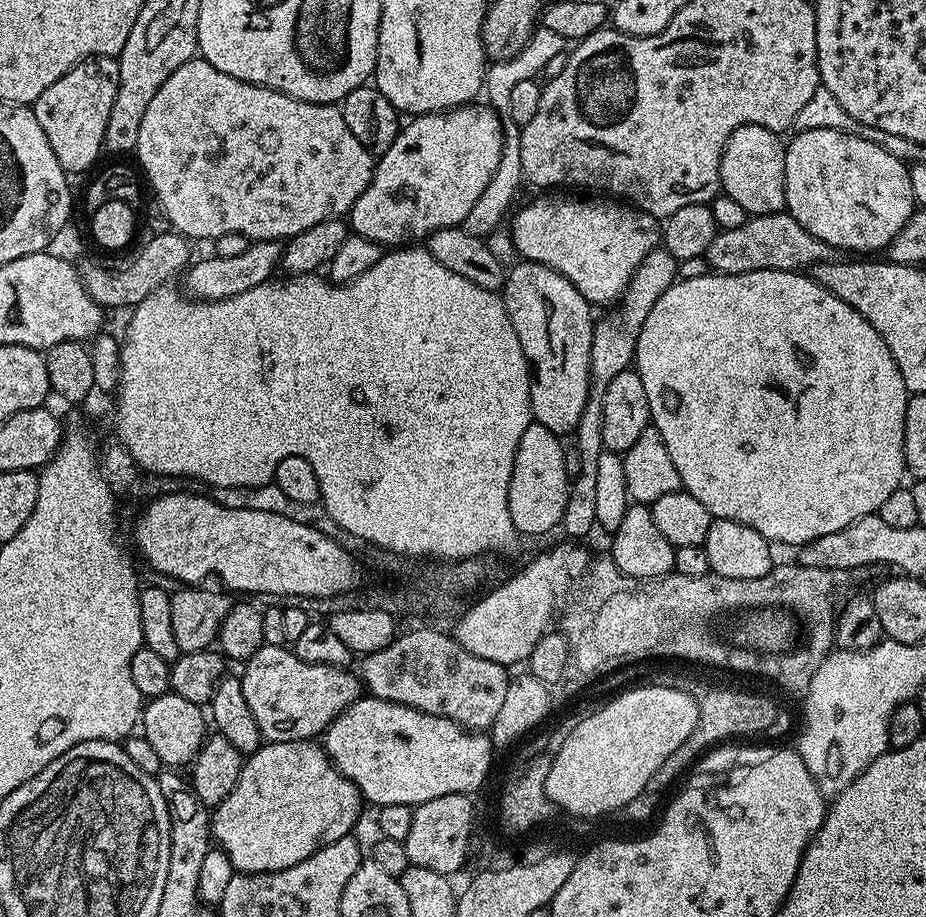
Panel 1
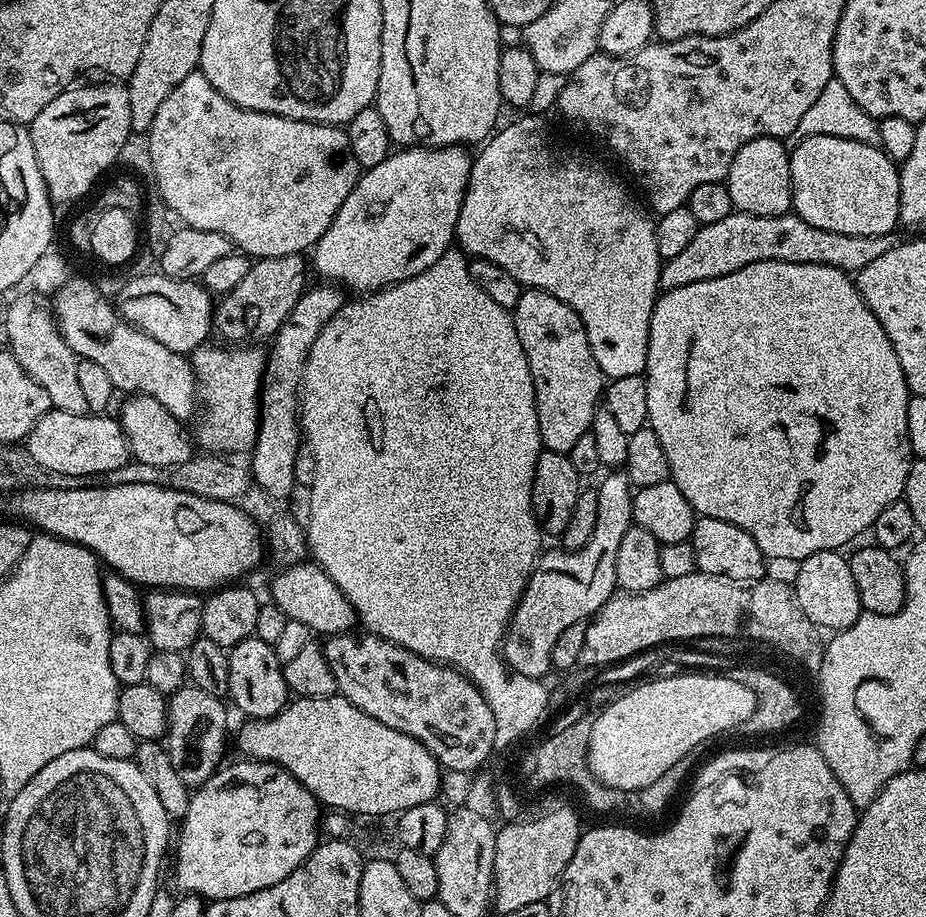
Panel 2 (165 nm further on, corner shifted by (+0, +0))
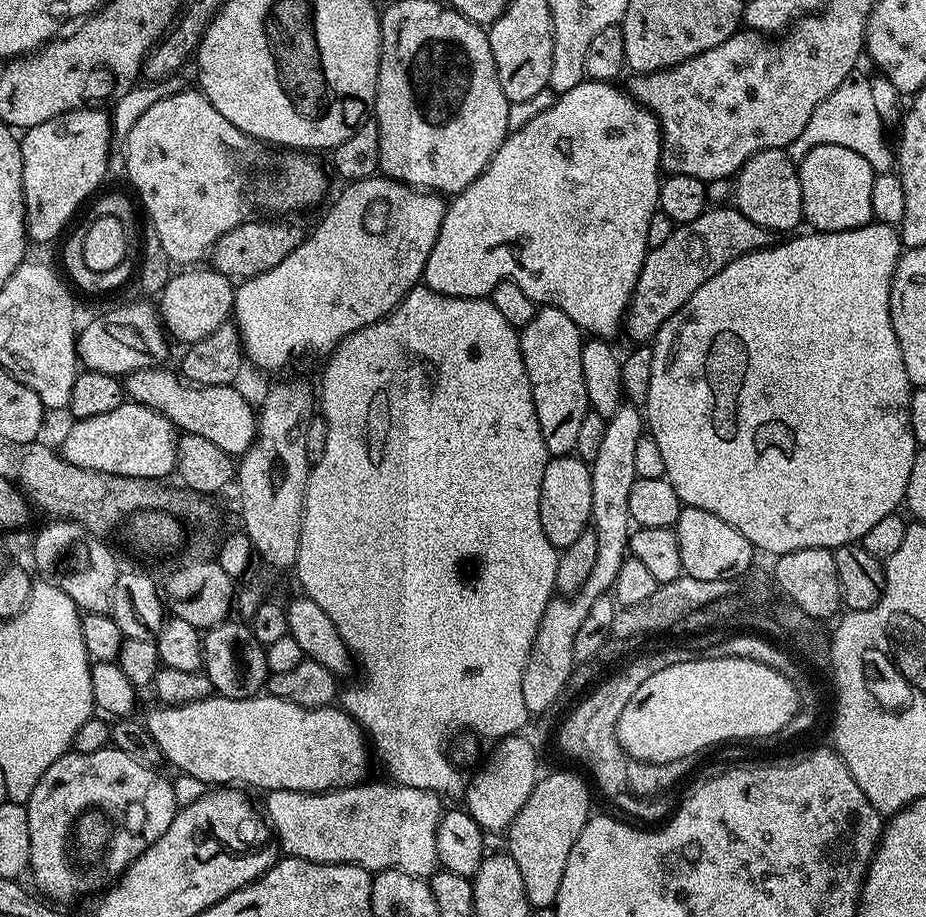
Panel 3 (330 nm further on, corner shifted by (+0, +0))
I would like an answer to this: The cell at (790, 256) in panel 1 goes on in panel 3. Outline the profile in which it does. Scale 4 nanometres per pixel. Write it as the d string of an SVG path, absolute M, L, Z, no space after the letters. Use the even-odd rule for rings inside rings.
M712 206L705 210L694 222L686 222L673 227L670 238L662 242L662 246L649 248L648 257L642 262L642 270L638 274L638 282L634 286L634 294L628 303L628 310L622 325L623 331L628 331L632 342L648 342L655 337L656 332L669 320L686 302L690 302L690 294L702 286L702 282L710 282L718 270L722 270L734 258L738 258L747 252L756 252L759 248L769 247L770 233L767 228L750 222L750 218L743 216L739 208L735 206Z

